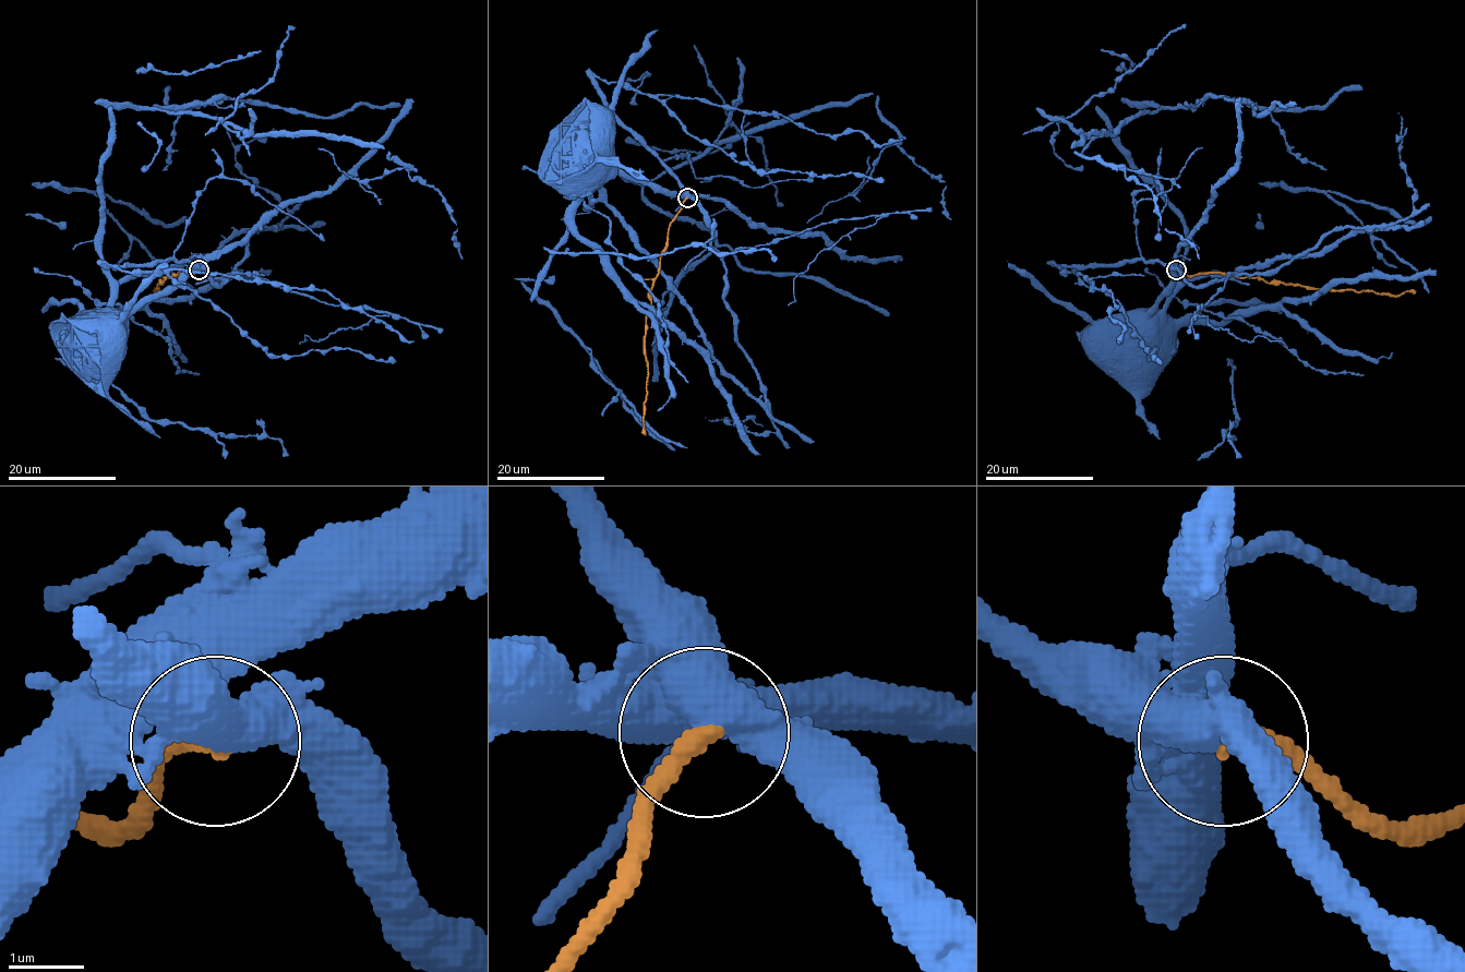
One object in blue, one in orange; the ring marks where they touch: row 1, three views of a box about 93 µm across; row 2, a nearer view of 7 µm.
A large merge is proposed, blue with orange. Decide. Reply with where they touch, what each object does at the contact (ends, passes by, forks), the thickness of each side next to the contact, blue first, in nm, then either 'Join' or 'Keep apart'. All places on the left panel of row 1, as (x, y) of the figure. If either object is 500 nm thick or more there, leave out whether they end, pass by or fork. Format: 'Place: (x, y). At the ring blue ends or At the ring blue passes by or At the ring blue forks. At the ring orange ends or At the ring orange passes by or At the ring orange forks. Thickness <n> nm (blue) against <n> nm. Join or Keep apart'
Place: (199, 270). Thickness 550 nm (blue) against 320 nm. Keep apart

